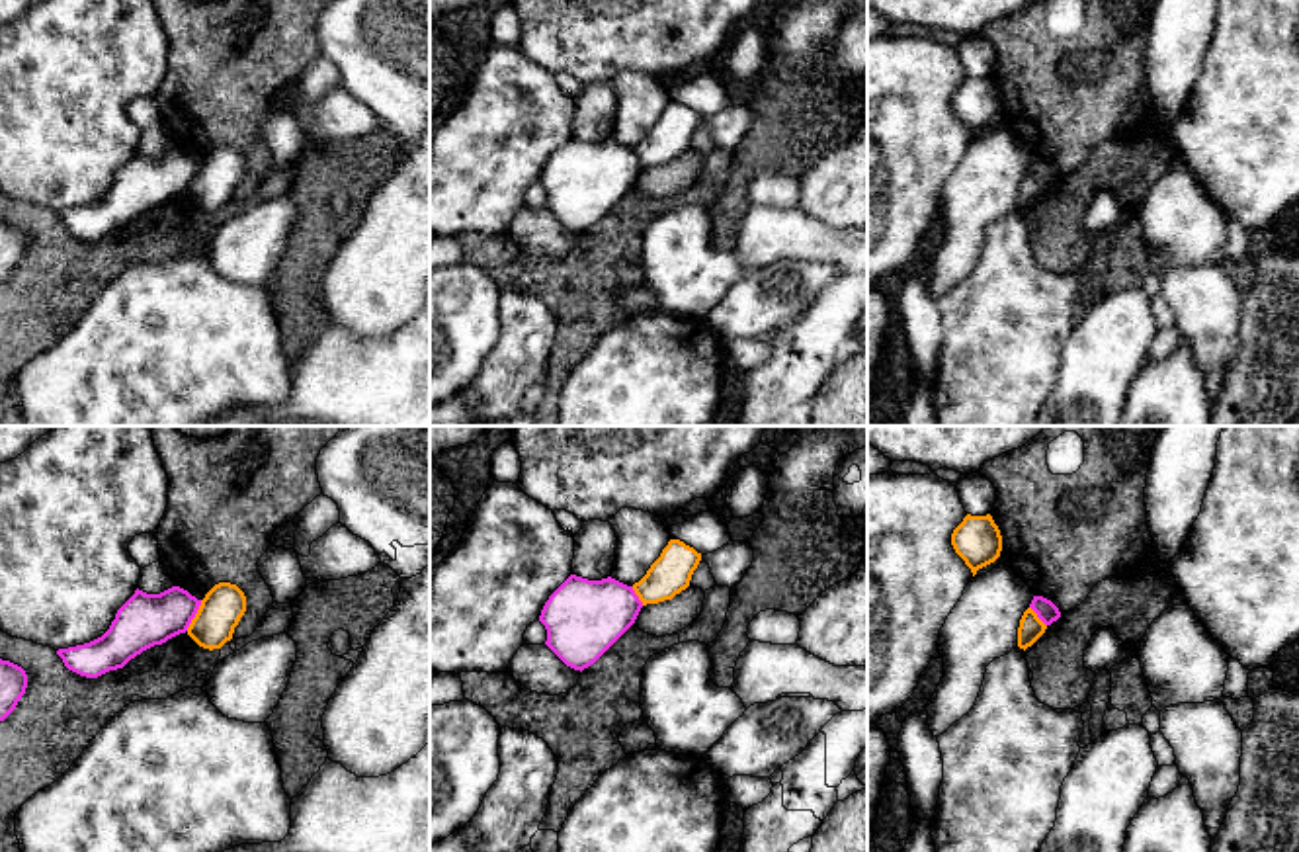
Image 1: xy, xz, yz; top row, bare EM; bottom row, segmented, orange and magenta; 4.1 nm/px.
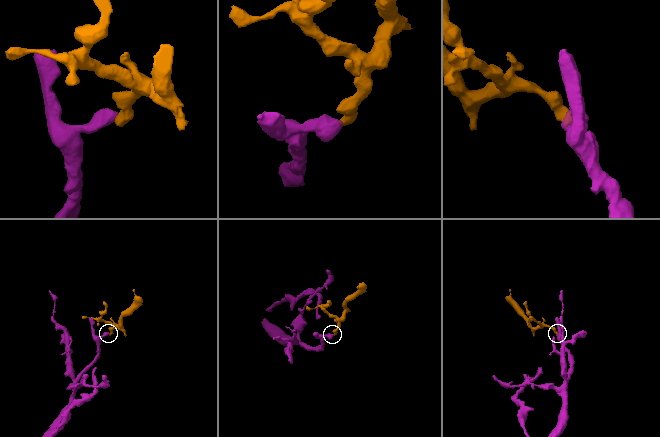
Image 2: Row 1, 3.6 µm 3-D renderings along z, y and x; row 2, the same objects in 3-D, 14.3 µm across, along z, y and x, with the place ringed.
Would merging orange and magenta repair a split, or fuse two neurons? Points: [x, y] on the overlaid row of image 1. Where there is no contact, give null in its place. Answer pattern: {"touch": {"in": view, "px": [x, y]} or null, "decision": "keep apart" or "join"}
{"touch": {"in": "xy", "px": [196, 616]}, "decision": "keep apart"}

